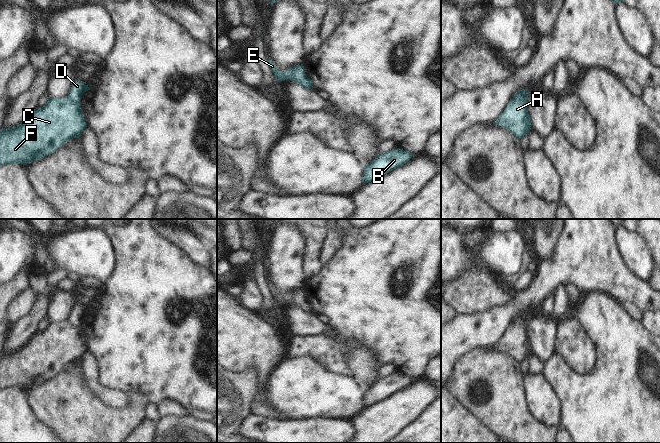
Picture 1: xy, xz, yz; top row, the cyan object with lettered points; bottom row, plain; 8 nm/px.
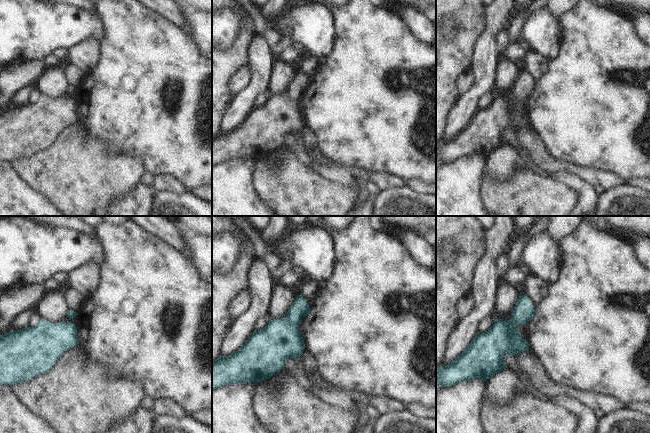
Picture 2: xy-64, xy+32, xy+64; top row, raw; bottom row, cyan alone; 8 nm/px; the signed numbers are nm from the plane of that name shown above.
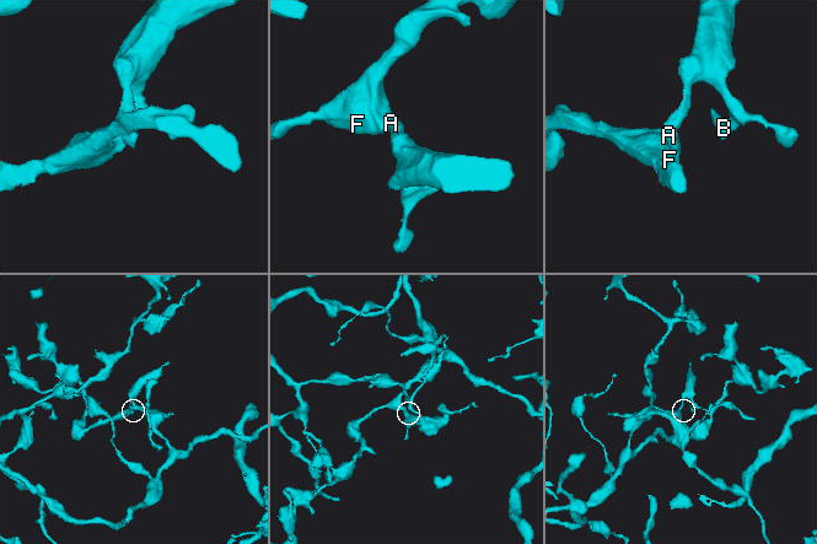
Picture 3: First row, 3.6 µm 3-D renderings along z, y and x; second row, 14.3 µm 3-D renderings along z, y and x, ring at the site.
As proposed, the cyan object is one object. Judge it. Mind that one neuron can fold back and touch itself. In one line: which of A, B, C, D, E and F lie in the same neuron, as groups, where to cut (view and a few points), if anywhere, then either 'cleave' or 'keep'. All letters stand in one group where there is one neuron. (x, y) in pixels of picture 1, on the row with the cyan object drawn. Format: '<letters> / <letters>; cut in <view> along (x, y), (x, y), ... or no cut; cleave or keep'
A C E F / B D; cut in xy along (67, 96), (79, 103); cleave

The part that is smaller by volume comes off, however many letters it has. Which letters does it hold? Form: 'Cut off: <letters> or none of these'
Cut off: B, D

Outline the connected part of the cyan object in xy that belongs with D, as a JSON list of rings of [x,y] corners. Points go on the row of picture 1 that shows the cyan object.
[[[75,80],[67,97],[73,102],[80,103],[81,96],[88,90],[90,90],[88,85],[85,85],[83,82]]]

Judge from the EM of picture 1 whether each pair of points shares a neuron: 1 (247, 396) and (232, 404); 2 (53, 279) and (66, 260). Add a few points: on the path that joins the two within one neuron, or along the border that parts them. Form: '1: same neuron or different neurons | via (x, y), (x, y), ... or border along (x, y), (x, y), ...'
1: same neuron | via (243, 396), (236, 400)
2: different neurons | border along (67, 273), (56, 270), (47, 277)

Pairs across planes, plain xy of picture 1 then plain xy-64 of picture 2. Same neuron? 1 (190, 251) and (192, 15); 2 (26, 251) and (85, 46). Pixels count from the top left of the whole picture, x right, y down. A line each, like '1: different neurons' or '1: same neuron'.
1: different neurons
2: different neurons

